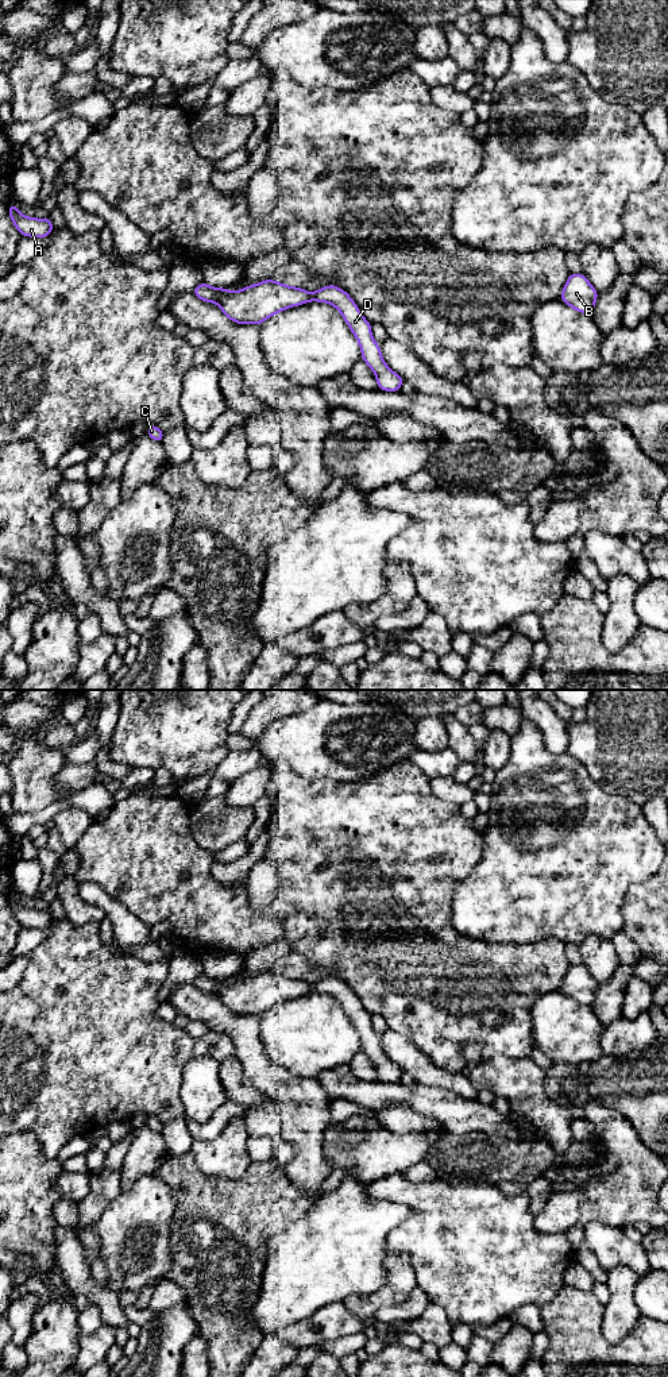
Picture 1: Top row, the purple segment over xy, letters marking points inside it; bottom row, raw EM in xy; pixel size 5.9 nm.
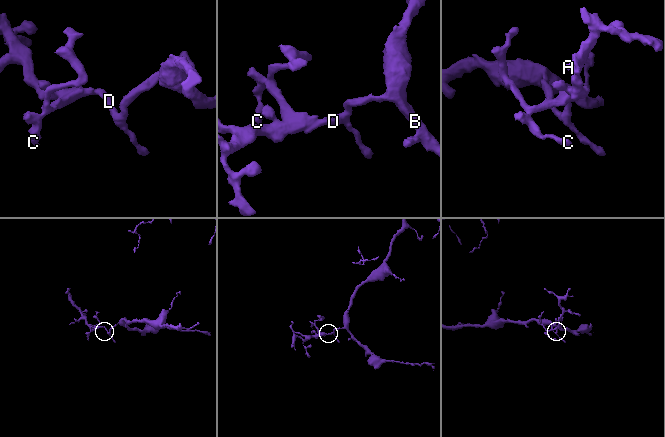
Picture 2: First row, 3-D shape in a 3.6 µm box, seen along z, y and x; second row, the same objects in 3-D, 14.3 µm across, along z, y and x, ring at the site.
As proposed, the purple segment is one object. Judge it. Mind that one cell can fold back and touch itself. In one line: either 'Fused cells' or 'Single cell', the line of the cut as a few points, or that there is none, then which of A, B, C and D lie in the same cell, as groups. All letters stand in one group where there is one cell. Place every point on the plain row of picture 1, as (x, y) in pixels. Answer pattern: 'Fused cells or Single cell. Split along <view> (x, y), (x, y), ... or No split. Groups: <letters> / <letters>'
Fused cells. Split along xy (312, 984), (309, 991). Groups: A C / B D

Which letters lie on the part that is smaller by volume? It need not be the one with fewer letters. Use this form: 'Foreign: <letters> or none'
Foreign: A, C

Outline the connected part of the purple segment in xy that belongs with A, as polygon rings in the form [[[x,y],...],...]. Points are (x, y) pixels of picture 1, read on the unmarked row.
[[[15,895],[9,896],[8,904],[13,917],[23,927],[47,929],[49,925],[54,921],[50,910],[24,907],[19,903],[19,899]]]

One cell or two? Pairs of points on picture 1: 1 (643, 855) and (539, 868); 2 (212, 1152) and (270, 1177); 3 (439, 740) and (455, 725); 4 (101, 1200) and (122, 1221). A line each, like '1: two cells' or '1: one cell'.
1: one cell
2: two cells
3: two cells
4: two cells

